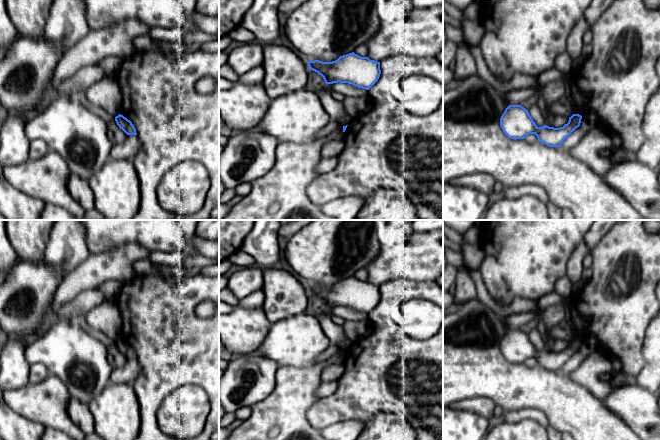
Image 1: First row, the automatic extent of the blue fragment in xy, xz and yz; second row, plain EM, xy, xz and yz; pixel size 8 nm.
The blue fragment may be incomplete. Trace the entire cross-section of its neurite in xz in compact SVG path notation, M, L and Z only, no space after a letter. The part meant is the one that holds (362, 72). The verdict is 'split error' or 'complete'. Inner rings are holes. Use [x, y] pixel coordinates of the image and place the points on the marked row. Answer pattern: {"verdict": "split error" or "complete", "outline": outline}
{"verdict": "complete", "outline": "M354 52L332 62L308 61L309 69L321 75L325 83L348 83L369 90L379 79L380 62L361 57Z"}

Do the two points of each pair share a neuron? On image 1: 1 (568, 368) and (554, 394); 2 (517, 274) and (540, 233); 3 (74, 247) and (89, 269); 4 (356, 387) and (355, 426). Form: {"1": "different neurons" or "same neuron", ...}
{"1": "different neurons", "2": "same neuron", "3": "different neurons", "4": "different neurons"}

